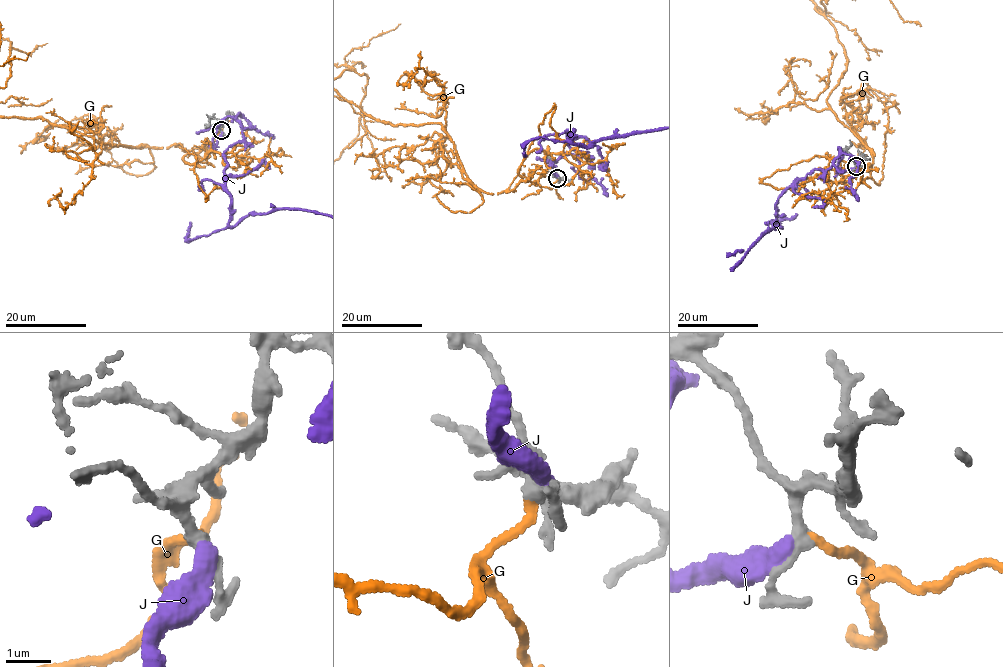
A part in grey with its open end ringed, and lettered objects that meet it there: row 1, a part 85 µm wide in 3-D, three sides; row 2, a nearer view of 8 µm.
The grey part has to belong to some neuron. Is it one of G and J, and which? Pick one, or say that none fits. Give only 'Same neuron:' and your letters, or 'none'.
Same neuron: G

